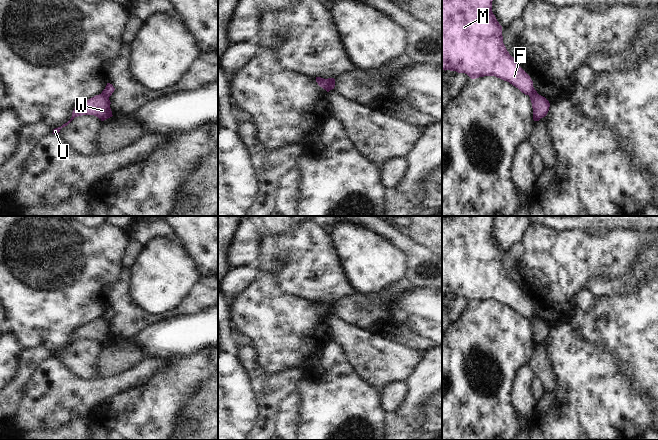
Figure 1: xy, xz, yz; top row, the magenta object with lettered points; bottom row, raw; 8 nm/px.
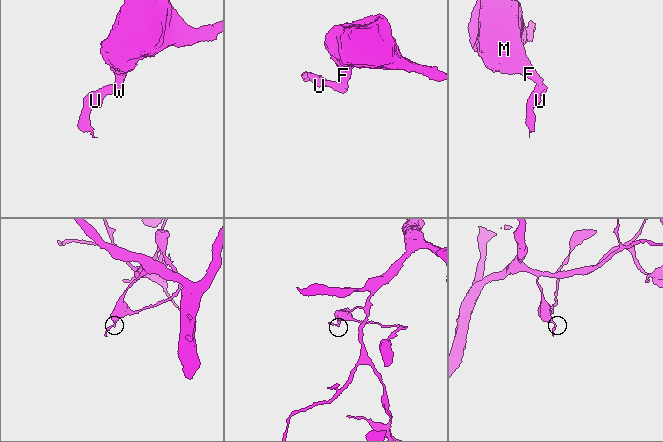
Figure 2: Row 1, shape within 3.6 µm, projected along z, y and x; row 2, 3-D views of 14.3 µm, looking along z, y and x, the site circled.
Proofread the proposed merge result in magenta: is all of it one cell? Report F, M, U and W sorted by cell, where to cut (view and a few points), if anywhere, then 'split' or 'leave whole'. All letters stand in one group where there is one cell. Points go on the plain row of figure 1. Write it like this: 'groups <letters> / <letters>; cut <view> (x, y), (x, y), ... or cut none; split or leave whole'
groups F M / U W; cut xz (326, 303), (327, 310), (330, 313); split

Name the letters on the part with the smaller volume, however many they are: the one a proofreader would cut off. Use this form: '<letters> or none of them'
U, W

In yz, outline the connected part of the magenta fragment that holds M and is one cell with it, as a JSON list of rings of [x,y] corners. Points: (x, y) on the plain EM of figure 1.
[[[442,216],[442,293],[465,297],[471,303],[495,300],[509,306],[525,319],[538,318],[530,300],[509,278],[502,260],[502,250],[492,236],[495,216]]]

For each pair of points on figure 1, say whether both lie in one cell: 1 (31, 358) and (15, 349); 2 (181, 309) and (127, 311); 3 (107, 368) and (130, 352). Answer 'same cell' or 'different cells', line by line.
1: different cells
2: same cell
3: same cell

